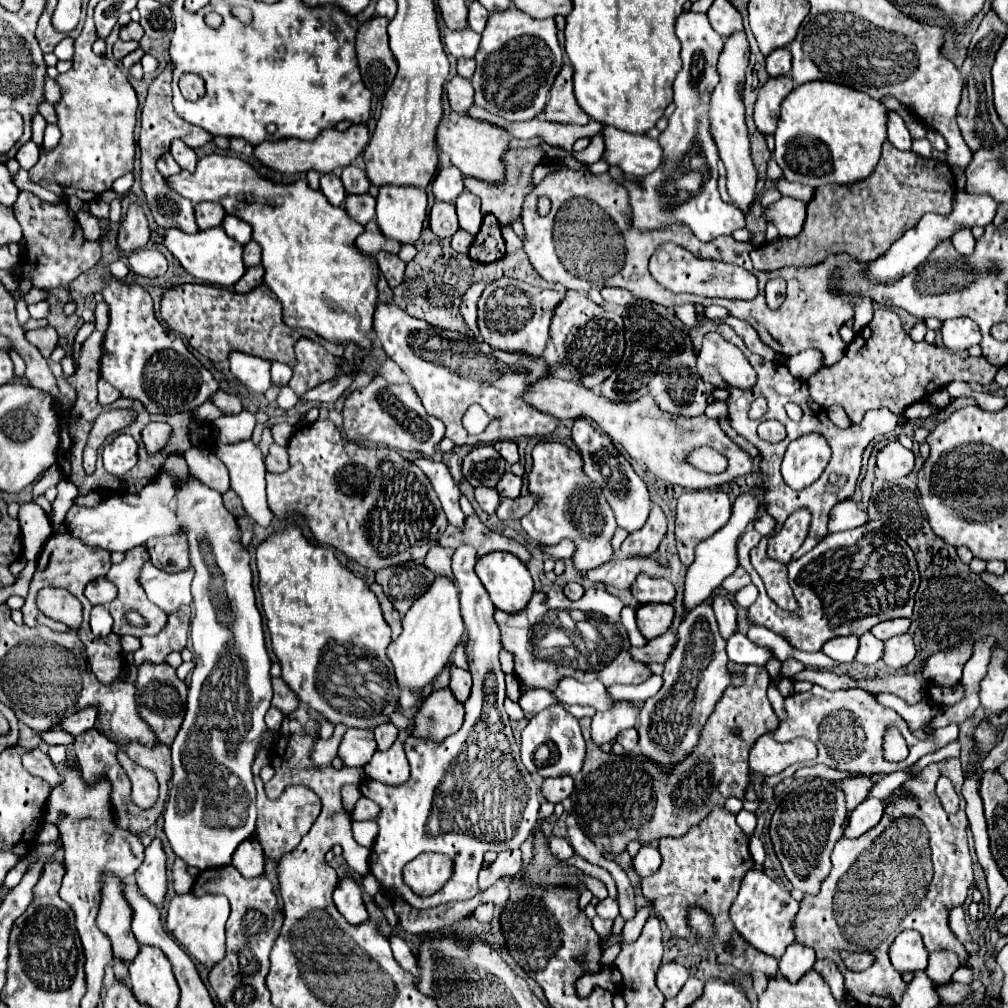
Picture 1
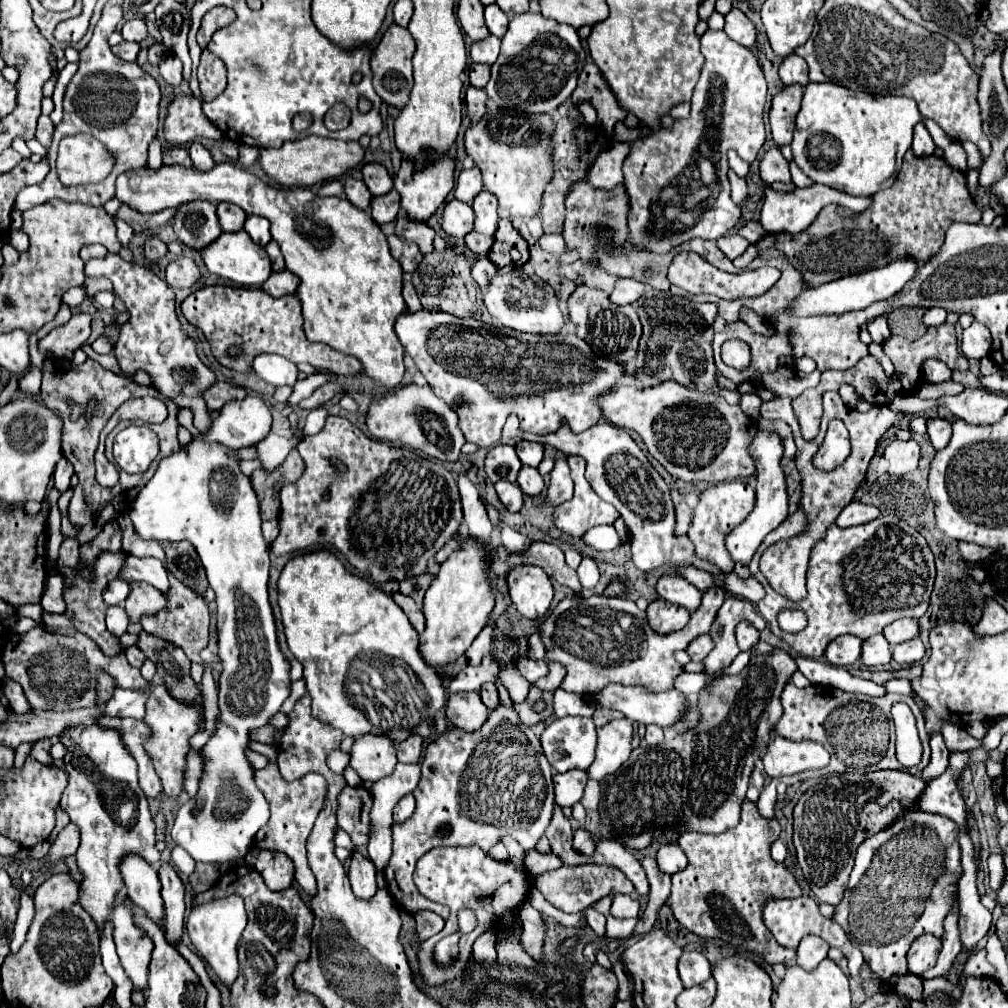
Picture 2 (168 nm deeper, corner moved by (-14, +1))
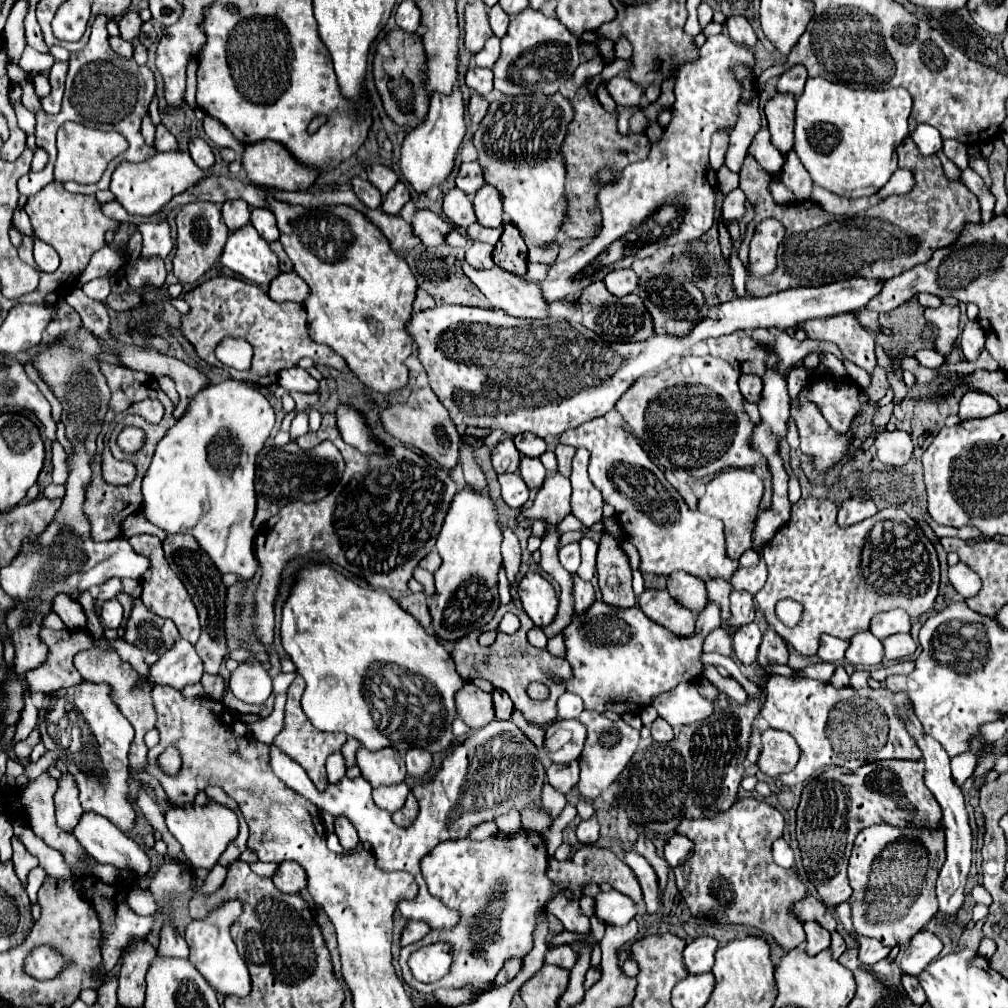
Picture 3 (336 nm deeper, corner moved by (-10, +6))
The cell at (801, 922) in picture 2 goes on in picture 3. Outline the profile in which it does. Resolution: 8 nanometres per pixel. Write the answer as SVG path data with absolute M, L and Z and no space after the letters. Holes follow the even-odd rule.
M806 896L802 902L796 902L794 914L798 914L798 918L802 918L802 920L818 922L820 926L824 926L830 932L838 930L838 924L836 924L832 910L828 906L824 906L820 900L816 900L814 896Z

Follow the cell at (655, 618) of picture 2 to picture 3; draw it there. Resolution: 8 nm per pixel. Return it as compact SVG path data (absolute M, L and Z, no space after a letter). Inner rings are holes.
M644 590L638 598L638 606L652 622L668 628L676 636L694 634L696 616L678 604L666 590Z

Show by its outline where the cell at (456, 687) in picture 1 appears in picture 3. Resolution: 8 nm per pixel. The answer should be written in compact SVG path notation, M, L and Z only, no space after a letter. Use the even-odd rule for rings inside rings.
M496 688L496 690L492 692L492 696L494 696L496 718L498 718L498 720L510 720L512 710L514 710L514 704L512 704L510 696L508 696L504 690L500 690L500 688Z

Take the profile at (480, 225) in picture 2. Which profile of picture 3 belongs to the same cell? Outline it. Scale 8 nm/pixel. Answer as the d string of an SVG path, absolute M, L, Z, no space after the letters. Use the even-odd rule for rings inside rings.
M484 184L474 198L474 210L478 216L478 222L486 228L498 228L502 226L502 196L494 186Z

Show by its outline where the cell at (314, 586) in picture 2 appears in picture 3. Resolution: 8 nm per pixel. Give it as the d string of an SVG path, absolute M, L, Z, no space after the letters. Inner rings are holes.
M312 564L304 568L282 608L282 646L296 664L298 674L306 680L302 708L320 732L344 732L368 750L392 746L398 752L422 748L438 754L454 744L454 694L464 682L456 672L450 652L440 644L440 638L428 634L414 622L388 592L374 588L368 592L330 566Z

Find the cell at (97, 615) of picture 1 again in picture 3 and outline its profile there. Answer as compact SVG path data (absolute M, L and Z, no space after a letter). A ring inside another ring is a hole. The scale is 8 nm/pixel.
M116 598L104 602L102 610L100 610L100 616L102 616L104 626L108 626L112 630L118 630L120 624L122 624L122 606L120 606L120 602Z

